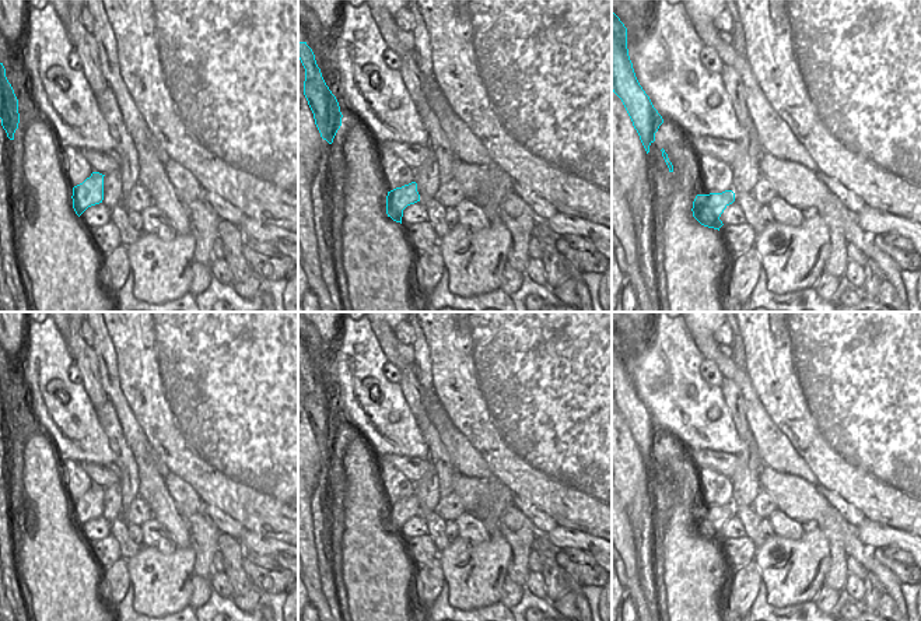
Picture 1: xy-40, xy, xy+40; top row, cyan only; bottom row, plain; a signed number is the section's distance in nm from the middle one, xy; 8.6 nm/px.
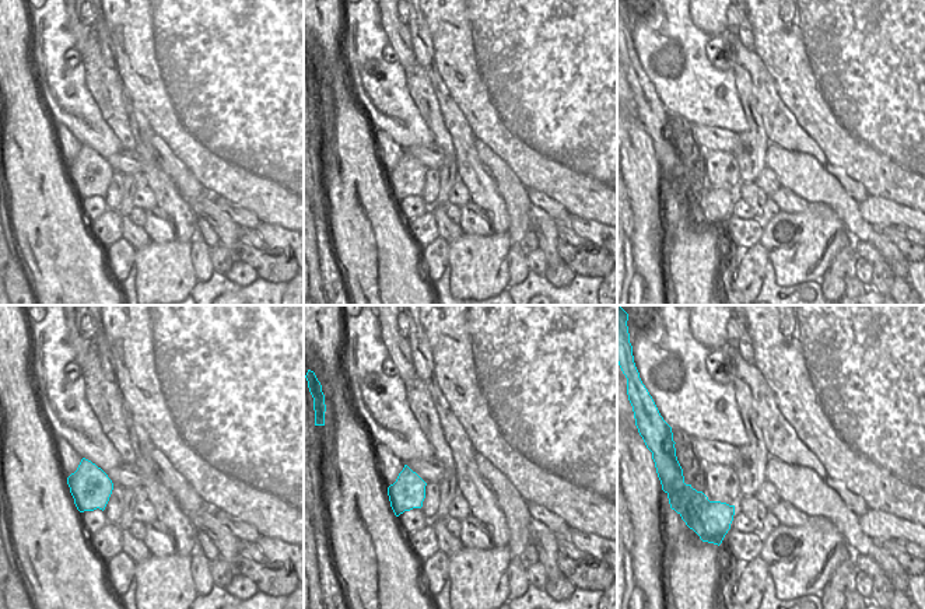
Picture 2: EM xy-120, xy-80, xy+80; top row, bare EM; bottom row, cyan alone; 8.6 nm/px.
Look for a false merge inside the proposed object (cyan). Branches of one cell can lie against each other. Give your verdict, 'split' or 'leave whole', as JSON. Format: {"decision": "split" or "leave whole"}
{"decision": "split"}

